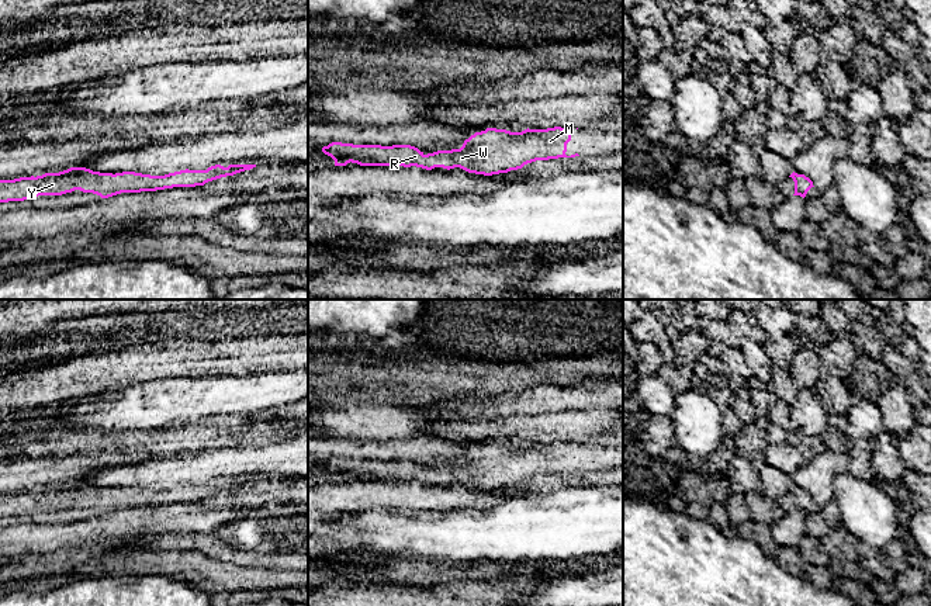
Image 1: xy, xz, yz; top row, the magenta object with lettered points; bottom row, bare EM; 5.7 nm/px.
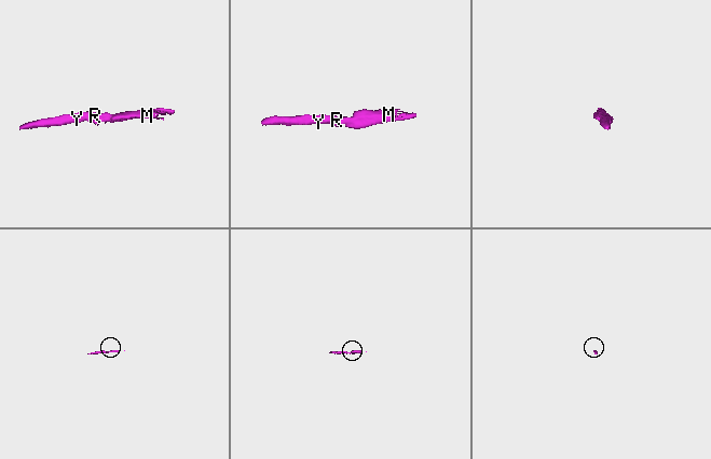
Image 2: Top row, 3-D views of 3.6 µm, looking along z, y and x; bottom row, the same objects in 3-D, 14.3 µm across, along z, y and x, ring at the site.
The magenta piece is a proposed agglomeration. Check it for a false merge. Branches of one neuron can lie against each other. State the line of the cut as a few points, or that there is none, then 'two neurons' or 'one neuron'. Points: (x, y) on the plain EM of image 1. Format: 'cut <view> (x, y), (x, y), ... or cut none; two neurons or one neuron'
cut none; one neuron

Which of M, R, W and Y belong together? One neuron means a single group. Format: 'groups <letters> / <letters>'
groups M R W Y

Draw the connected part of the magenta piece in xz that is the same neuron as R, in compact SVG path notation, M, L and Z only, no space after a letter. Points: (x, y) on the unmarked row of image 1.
M487 443L475 447L464 456L460 464L437 465L425 470L418 463L411 460L353 460L332 457L322 463L322 467L335 475L335 481L346 481L347 478L357 478L360 481L404 481L422 482L432 485L435 482L454 484L460 482L468 488L492 491L508 488L511 485L522 484L525 479L536 475L548 475L558 472L575 472L578 468L567 471L567 458L571 456L572 443L547 443L547 444L525 444L522 447L511 447L506 444Z

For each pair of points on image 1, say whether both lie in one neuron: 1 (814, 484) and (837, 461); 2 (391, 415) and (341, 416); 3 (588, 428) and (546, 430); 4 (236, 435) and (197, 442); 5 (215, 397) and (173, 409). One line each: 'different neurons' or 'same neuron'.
1: same neuron
2: same neuron
3: same neuron
4: same neuron
5: same neuron

